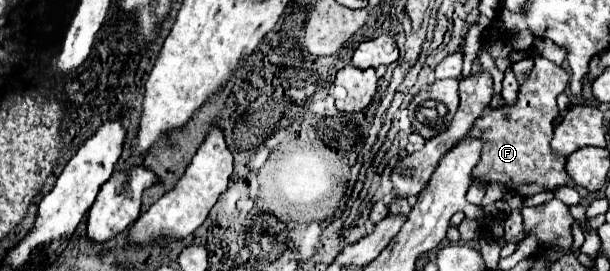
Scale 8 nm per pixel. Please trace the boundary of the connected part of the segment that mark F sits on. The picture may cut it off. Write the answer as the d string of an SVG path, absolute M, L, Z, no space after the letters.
M536 58L530 76L518 90L516 102L512 106L504 104L500 108L488 110L472 124L468 136L482 140L482 156L476 164L476 170L472 170L472 178L498 182L506 186L510 192L518 192L524 198L538 194L542 190L556 190L560 186L576 188L582 198L588 196L586 190L580 190L580 186L576 186L568 178L568 172L564 170L566 156L556 154L550 146L554 130L552 120L558 116L556 96L564 92L568 80L570 74L564 68L552 64L546 58Z

